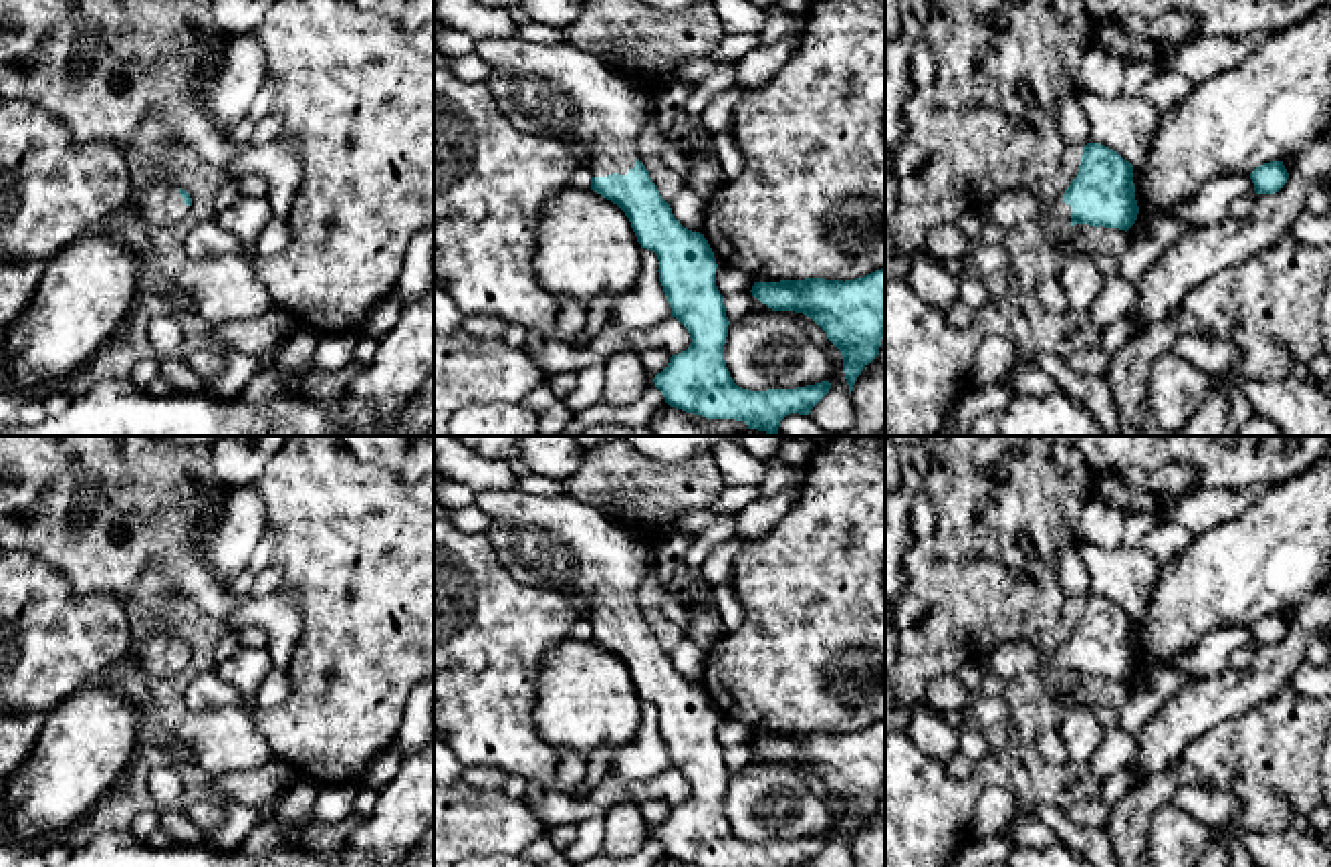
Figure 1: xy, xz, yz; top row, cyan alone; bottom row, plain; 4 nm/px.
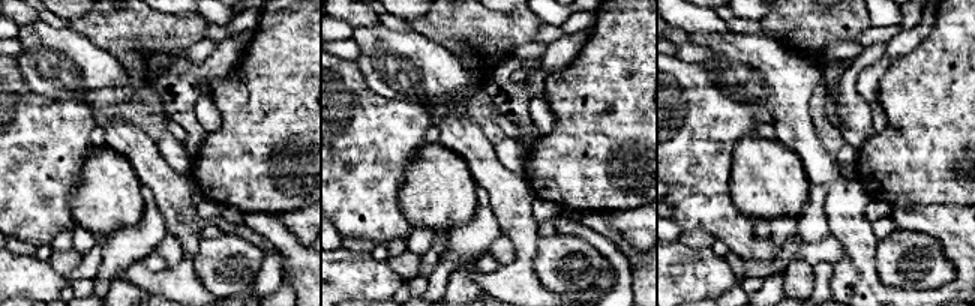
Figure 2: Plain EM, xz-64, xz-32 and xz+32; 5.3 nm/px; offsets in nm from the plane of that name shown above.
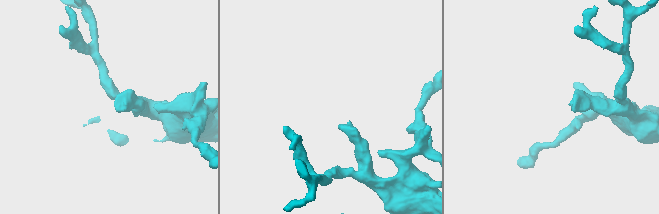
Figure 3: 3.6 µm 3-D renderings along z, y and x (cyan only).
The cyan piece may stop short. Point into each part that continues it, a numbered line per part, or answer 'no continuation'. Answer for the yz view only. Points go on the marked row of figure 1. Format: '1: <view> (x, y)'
1: yz (1011, 208)

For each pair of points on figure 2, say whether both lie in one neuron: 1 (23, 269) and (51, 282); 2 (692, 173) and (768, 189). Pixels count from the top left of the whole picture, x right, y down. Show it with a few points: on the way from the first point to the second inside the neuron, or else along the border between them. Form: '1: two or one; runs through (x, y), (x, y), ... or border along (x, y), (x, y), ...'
1: one; runs through (30, 276), (44, 282)
2: two; border along (734, 147), (731, 200), (744, 215)

